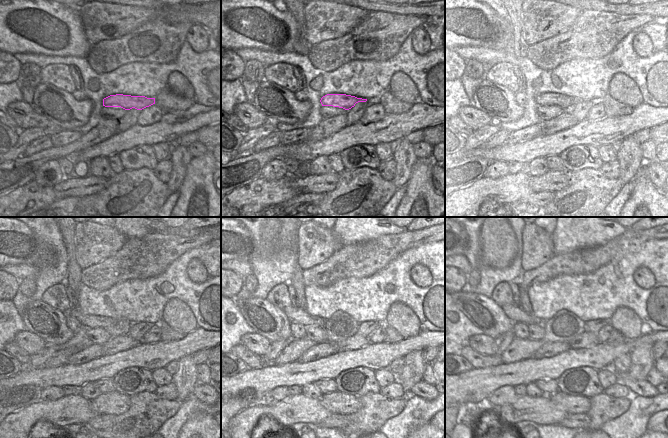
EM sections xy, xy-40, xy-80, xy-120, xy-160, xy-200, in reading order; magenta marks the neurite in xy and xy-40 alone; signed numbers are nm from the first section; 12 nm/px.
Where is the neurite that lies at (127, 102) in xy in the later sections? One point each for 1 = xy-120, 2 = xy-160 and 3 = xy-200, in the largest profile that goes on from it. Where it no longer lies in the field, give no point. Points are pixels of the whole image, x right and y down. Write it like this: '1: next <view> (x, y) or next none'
1: next xy-120 (91, 321)
2: next xy-160 (295, 314)
3: next xy-200 (513, 311)

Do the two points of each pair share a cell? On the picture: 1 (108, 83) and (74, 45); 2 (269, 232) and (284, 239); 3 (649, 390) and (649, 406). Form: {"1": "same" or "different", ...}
{"1": "different", "2": "different", "3": "different"}

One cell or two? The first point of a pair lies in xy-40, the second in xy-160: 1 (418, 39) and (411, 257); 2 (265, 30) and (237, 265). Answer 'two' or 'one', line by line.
1: two
2: two

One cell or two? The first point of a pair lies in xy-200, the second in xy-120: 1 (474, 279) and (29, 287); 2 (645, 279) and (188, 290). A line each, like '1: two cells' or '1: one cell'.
1: one cell
2: two cells

